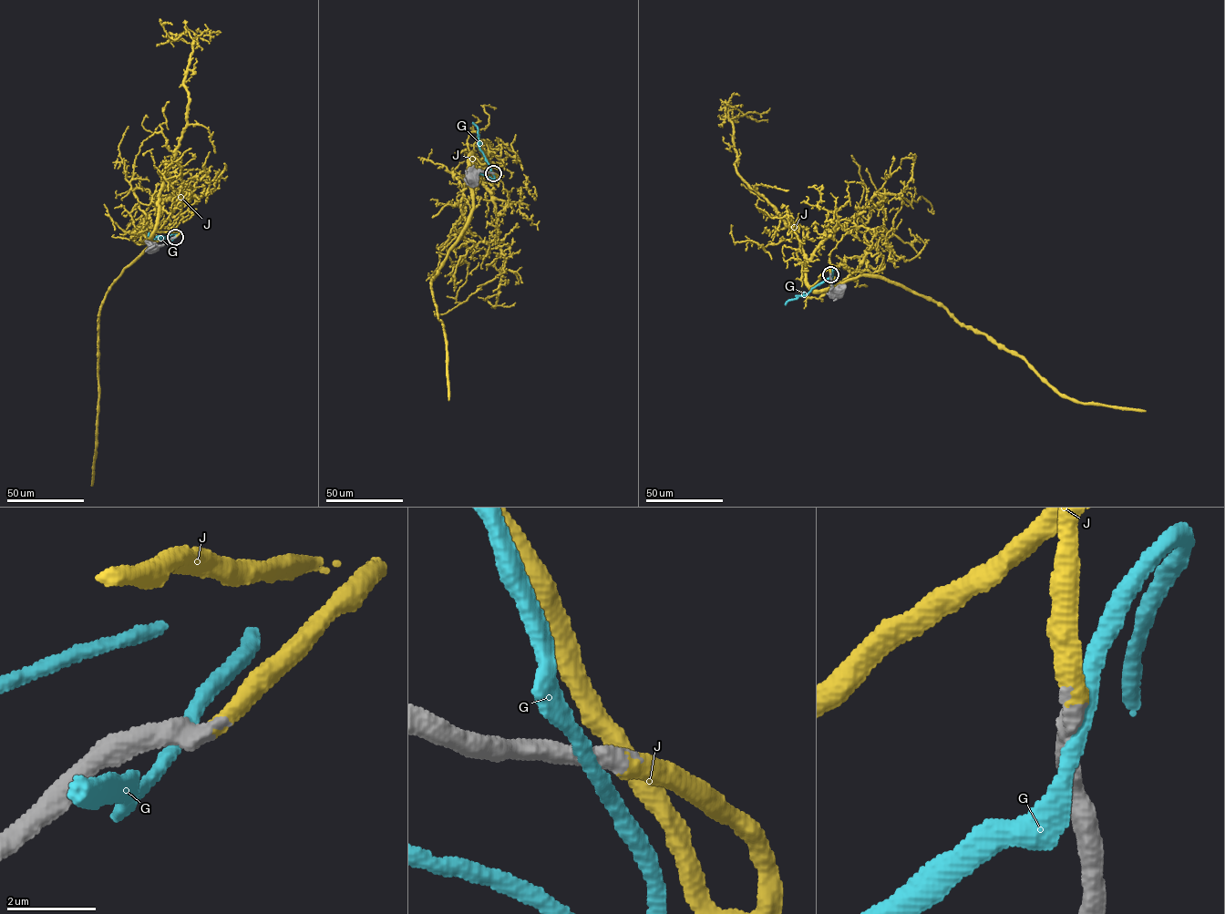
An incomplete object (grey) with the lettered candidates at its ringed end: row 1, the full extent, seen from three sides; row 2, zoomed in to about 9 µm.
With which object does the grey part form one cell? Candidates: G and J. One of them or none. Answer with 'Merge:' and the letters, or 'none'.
Merge: J

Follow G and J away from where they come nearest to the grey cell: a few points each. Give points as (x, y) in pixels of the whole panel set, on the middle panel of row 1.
G: (492, 173), (478, 147), (478, 128), (472, 122)
J: (493, 173), (498, 179), (488, 163), (469, 157), (468, 182), (472, 210), (431, 283), (444, 333), (448, 400)

